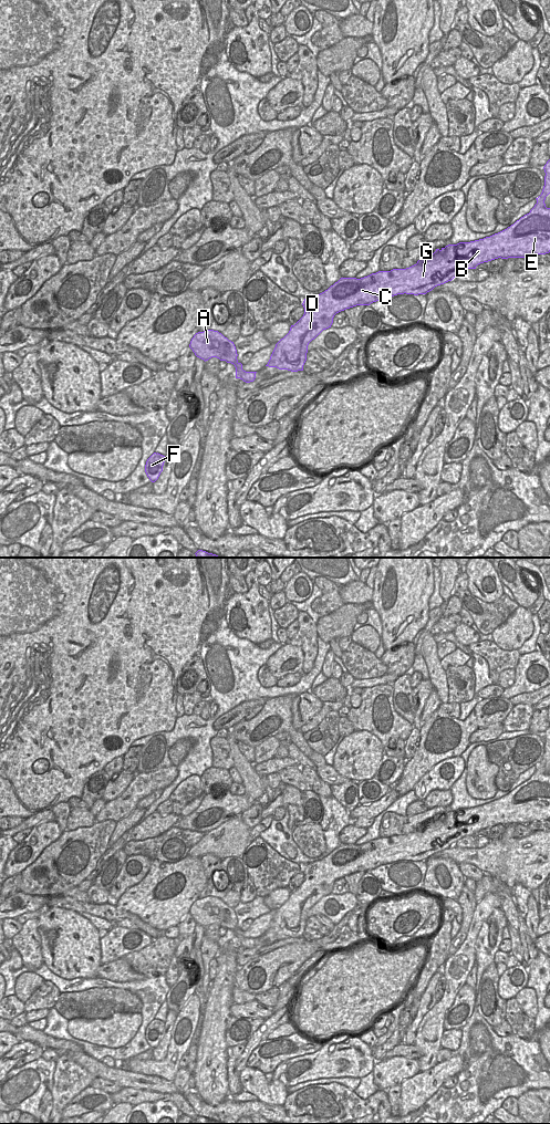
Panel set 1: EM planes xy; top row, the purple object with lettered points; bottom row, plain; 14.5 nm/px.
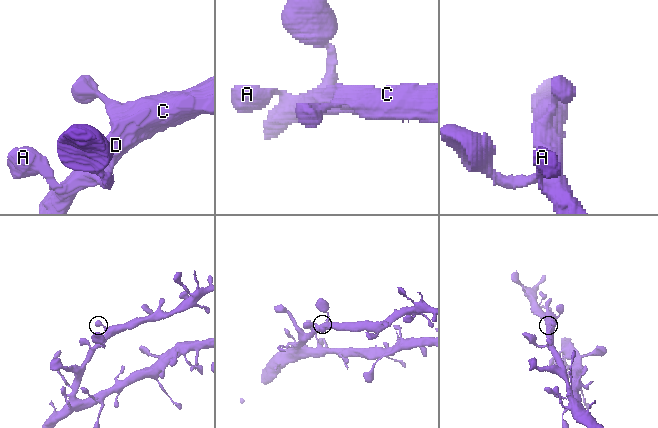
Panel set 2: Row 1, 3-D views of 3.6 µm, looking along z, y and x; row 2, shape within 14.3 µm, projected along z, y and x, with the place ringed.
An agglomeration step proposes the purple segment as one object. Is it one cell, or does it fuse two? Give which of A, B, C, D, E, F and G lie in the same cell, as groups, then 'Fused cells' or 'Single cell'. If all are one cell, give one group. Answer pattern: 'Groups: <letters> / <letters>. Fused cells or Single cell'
Groups: A B C D E F G. Single cell.

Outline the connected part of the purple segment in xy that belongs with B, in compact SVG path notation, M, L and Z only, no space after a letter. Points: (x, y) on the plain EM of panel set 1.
M550 726L543 733L544 752L541 761L536 764L537 770L529 780L521 783L507 795L484 805L448 811L436 815L432 821L421 824L416 831L406 835L393 835L391 837L378 837L367 843L341 844L328 856L320 861L304 865L303 883L291 892L289 899L281 905L270 923L266 933L288 936L291 938L303 937L307 927L308 912L323 896L331 894L336 880L356 872L370 872L381 865L397 861L426 861L435 853L452 847L458 840L468 835L476 835L480 830L498 824L529 824L535 821L550 819L550 774L546 773L546 763L550 760Z

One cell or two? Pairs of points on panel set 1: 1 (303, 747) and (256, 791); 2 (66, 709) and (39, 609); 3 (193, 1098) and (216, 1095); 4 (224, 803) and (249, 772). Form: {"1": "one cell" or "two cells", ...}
{"1": "two cells", "2": "one cell", "3": "two cells", "4": "two cells"}

